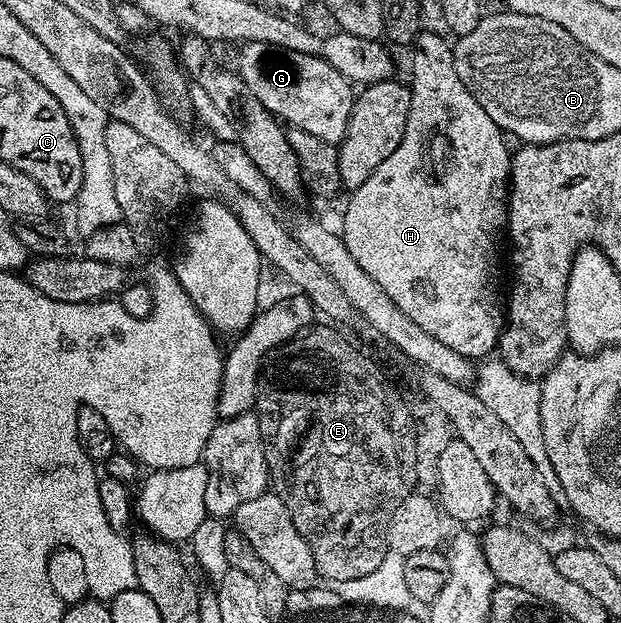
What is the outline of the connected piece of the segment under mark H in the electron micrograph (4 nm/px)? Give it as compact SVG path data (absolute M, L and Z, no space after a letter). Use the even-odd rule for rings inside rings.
M421 30L410 51L412 101L408 110L406 133L398 149L394 149L394 153L390 153L390 157L386 157L386 161L382 161L382 165L378 165L378 169L374 169L374 173L366 177L364 184L347 196L348 208L344 211L342 238L346 249L350 249L350 257L354 257L354 261L358 261L358 265L362 265L362 269L366 269L366 273L374 277L374 281L378 281L378 289L382 289L382 293L386 293L386 297L390 297L390 301L394 301L394 305L398 305L398 309L402 309L402 313L406 313L406 317L410 317L410 321L418 325L418 329L426 329L426 333L430 333L434 341L442 341L442 345L454 349L454 353L462 357L473 361L484 361L499 348L500 335L504 331L506 322L506 303L502 295L500 299L500 287L496 284L496 250L500 247L500 235L502 239L508 225L508 192L513 152L508 151L509 140L505 132L501 131L500 126L493 121L490 113L486 113L486 109L478 105L470 89L462 85L462 77L458 77L458 69L454 65L453 44L447 43L438 32L428 30Z

